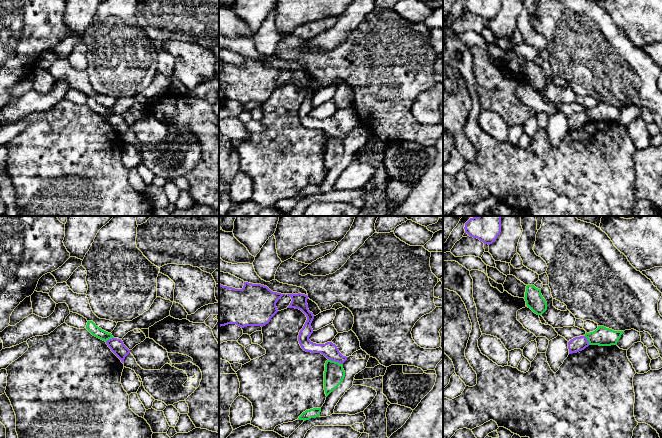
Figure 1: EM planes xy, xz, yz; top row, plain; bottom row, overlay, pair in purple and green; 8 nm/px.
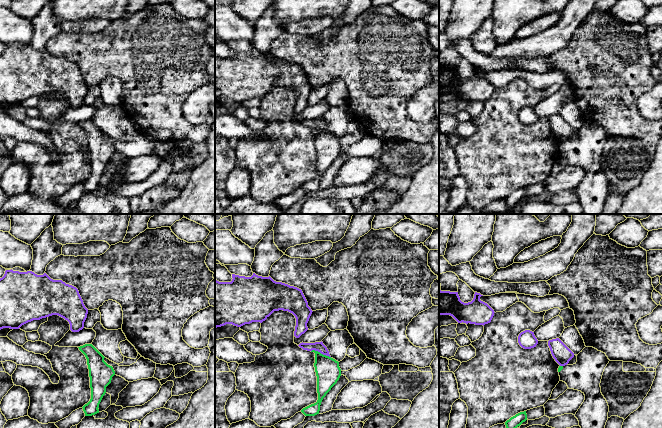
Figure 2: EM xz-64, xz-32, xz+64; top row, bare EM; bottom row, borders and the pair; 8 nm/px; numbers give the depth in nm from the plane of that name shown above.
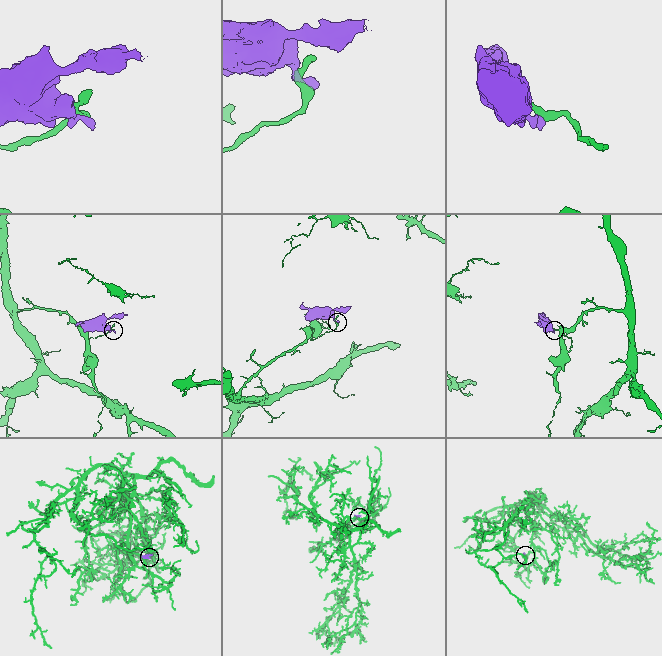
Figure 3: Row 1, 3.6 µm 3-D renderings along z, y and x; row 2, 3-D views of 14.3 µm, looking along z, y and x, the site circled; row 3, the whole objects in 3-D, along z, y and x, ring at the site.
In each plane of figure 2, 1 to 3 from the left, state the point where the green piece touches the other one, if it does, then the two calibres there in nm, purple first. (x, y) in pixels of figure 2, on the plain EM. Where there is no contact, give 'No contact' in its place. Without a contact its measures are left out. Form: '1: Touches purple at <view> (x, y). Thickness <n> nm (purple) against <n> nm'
1: No contact
2: Touches purple at xz-32 (321, 129). Thickness 80 nm (purple) against 200 nm
3: Touches purple at xz+64 (561, 141). Thickness 150 nm (purple) against 40 nm

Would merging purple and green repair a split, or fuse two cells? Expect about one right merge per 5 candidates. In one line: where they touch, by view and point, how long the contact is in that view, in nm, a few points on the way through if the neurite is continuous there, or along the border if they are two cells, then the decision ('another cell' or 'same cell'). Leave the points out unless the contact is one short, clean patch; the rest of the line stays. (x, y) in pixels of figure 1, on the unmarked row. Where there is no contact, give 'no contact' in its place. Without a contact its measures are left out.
xz (335, 137) | 130 nm | along xz (328, 134), (342, 140) | another cell

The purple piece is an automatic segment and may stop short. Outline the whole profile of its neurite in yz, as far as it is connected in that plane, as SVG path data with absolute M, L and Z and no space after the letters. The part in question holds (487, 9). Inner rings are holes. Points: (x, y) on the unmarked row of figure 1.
M465 0L465 9L484 20L492 20L501 8L501 0Z

